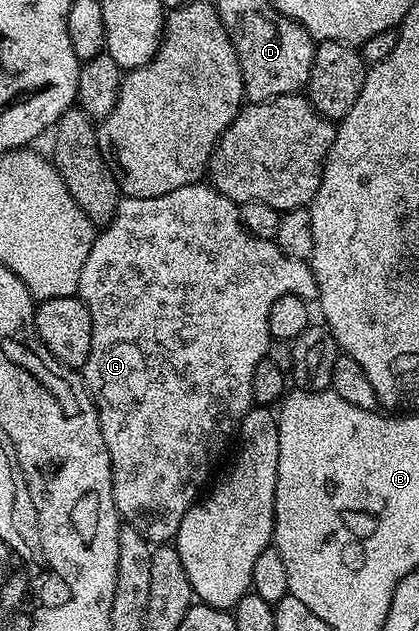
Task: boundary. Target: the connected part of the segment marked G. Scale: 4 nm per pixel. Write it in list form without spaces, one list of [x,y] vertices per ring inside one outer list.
[[[202,181],[181,187],[172,193],[164,193],[160,197],[119,198],[114,216],[95,234],[94,244],[88,253],[88,261],[84,261],[84,269],[80,269],[78,282],[78,295],[92,317],[92,349],[88,353],[88,361],[80,368],[80,374],[82,380],[86,382],[90,398],[94,400],[94,408],[98,410],[100,429],[104,433],[104,445],[108,445],[112,493],[118,514],[129,526],[138,530],[151,545],[165,544],[177,535],[184,513],[188,513],[188,509],[207,486],[206,478],[210,475],[210,466],[221,457],[222,450],[226,447],[226,438],[233,431],[235,434],[239,430],[242,418],[248,414],[254,403],[252,375],[238,375],[238,359],[257,359],[260,362],[267,358],[272,342],[268,329],[268,309],[272,309],[272,301],[285,295],[299,295],[302,299],[310,301],[317,294],[314,270],[307,260],[288,257],[278,248],[274,239],[261,239],[247,231],[239,204],[233,203],[215,187]]]

